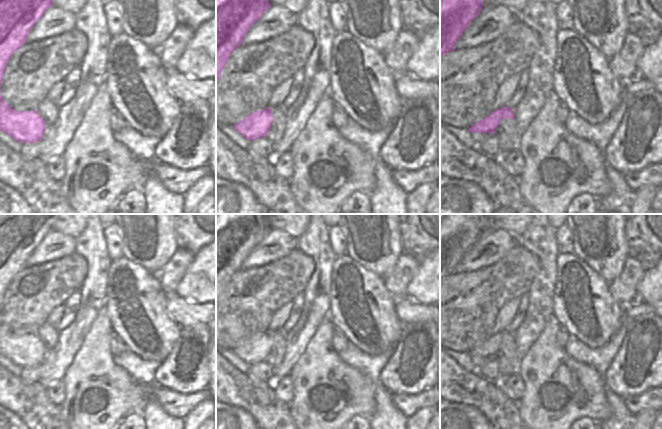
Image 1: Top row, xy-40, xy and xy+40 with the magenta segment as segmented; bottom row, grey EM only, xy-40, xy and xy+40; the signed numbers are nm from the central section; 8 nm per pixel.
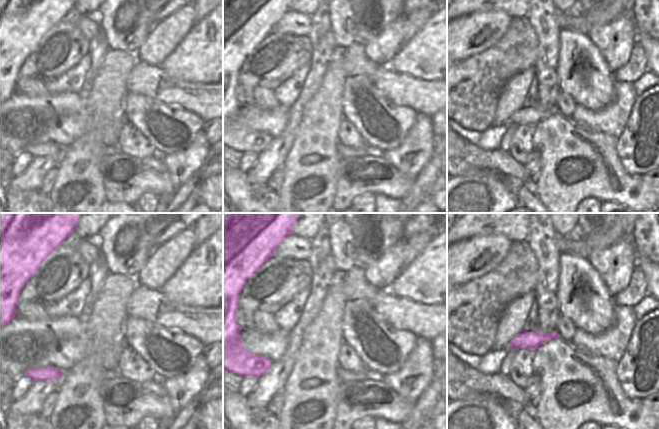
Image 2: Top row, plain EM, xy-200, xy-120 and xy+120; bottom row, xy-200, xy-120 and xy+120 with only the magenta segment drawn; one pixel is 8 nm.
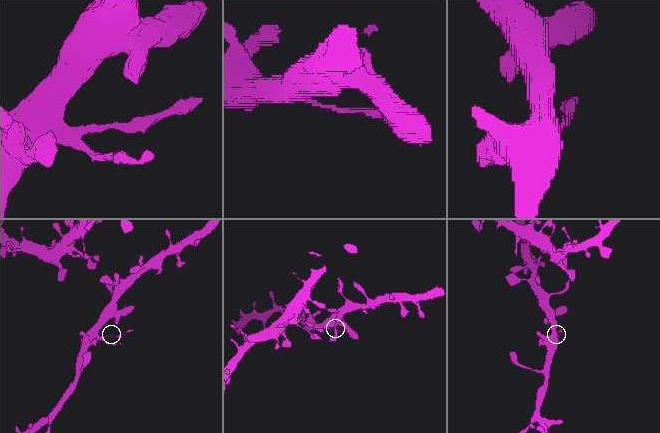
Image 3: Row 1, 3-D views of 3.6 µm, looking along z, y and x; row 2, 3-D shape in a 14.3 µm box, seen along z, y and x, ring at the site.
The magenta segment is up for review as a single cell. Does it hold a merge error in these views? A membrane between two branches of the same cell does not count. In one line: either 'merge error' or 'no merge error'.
merge error

